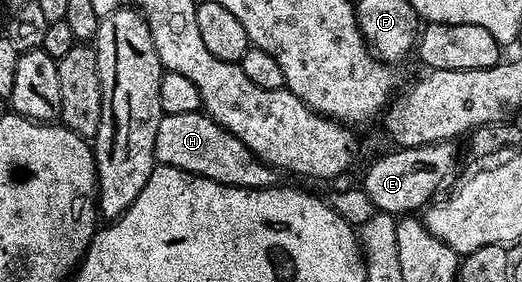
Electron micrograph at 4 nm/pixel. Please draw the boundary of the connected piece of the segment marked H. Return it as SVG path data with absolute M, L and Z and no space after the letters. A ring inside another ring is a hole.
M204 111L191 114L164 115L155 135L154 161L166 164L203 178L211 178L227 186L240 188L271 188L278 183L278 169L265 164L235 134L231 134L219 122L215 122Z

